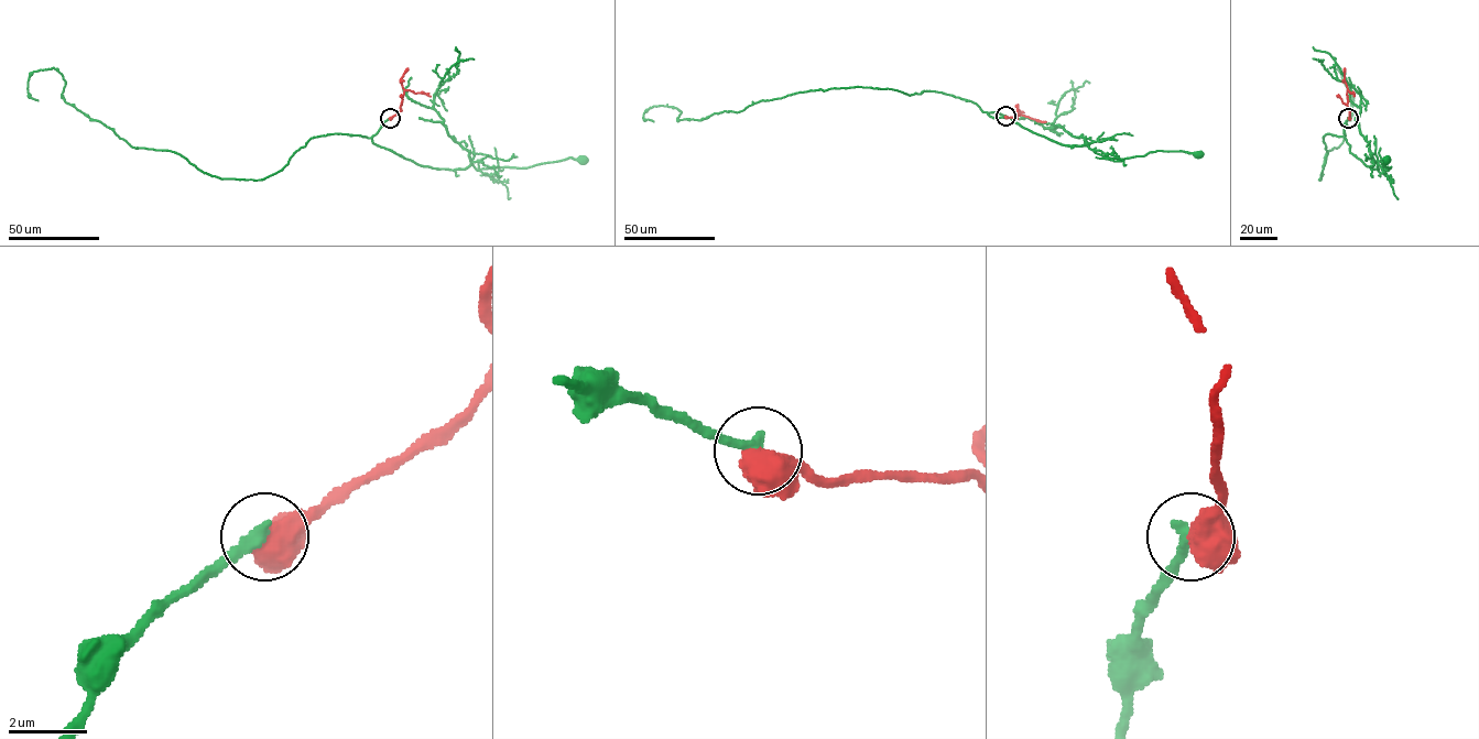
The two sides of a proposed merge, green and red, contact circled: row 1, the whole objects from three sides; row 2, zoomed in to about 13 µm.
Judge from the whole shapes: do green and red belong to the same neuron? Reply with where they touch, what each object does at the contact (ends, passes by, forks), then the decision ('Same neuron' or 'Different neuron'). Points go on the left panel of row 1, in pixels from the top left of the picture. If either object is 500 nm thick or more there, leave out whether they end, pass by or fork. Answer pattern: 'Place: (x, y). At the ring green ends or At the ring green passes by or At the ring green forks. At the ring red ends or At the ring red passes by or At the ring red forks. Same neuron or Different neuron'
Place: (390, 118). Different neuron

